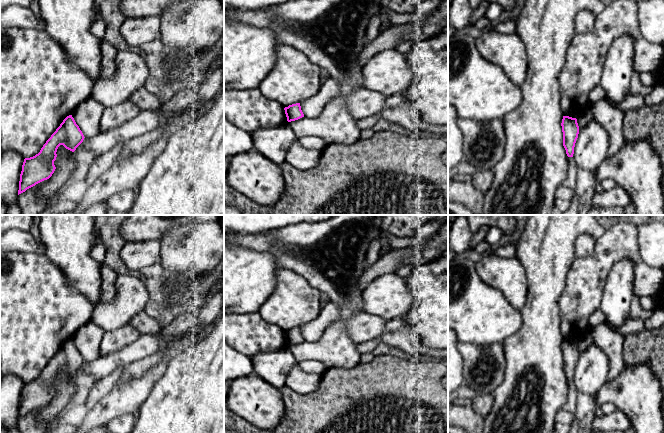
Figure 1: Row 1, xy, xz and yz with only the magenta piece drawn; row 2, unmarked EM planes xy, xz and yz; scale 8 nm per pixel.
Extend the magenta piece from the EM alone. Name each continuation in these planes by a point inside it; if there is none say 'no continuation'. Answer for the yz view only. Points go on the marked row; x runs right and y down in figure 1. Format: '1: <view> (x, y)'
no continuation

